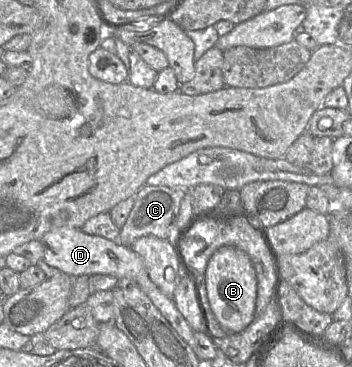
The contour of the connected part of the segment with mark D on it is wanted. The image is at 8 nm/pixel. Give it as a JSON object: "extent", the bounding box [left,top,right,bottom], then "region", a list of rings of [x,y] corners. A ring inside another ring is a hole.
{"extent":[41,227,195,347],"region":[[[59,227],[46,233],[41,242],[44,247],[43,260],[47,265],[59,269],[72,277],[111,275],[118,279],[127,279],[136,283],[149,297],[151,302],[170,323],[179,336],[191,347],[195,346],[194,331],[177,309],[173,299],[166,296],[150,279],[143,259],[130,247],[101,236],[89,235],[82,229]]]}

